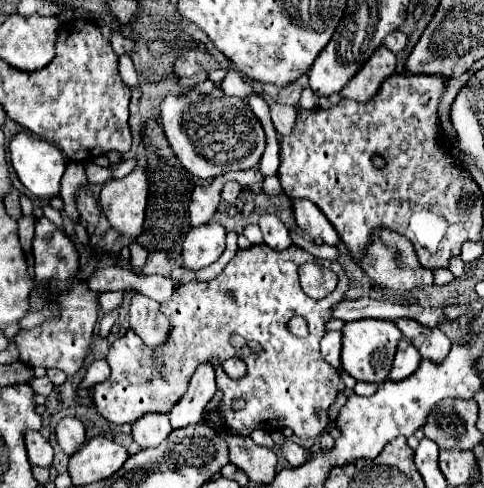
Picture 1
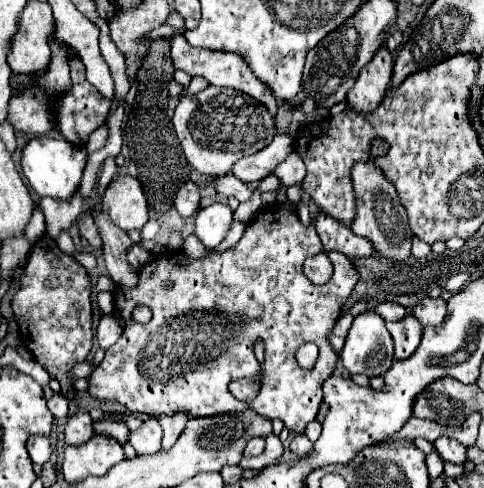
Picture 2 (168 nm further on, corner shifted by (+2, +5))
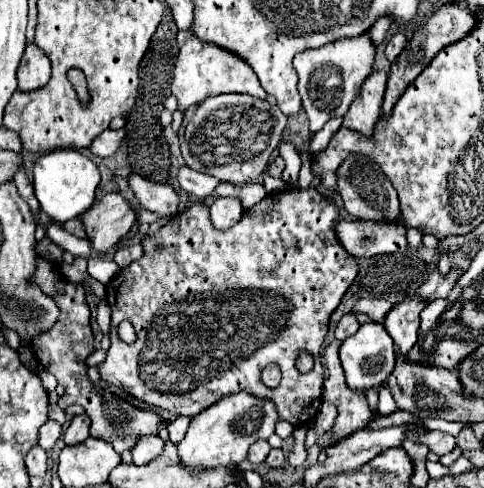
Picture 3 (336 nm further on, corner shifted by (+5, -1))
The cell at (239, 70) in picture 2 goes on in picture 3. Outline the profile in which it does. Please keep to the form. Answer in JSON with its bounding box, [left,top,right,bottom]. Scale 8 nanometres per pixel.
[173,30,267,112]

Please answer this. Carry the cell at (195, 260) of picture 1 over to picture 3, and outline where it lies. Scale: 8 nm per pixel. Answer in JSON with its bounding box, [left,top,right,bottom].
[211,198,243,230]

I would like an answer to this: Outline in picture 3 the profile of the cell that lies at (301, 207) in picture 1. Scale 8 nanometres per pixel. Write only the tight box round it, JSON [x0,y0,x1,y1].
[335,222,407,258]

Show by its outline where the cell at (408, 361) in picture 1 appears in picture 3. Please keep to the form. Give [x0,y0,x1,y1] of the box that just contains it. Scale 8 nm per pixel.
[383,298,425,354]

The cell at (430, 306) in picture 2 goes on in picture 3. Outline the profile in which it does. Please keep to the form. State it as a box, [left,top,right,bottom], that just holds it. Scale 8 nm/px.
[417,270,461,302]

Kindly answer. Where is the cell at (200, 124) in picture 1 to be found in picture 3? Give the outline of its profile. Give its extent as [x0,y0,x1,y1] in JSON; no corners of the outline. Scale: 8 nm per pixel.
[179,94,287,184]

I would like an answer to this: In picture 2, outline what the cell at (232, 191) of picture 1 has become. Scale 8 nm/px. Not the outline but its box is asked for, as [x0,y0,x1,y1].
[234,134,294,184]

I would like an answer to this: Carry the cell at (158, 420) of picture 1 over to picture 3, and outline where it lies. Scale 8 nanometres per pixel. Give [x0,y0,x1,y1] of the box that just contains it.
[133,434,163,466]

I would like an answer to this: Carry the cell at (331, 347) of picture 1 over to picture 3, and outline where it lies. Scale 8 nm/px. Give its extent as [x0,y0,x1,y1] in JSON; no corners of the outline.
[335,314,359,342]

